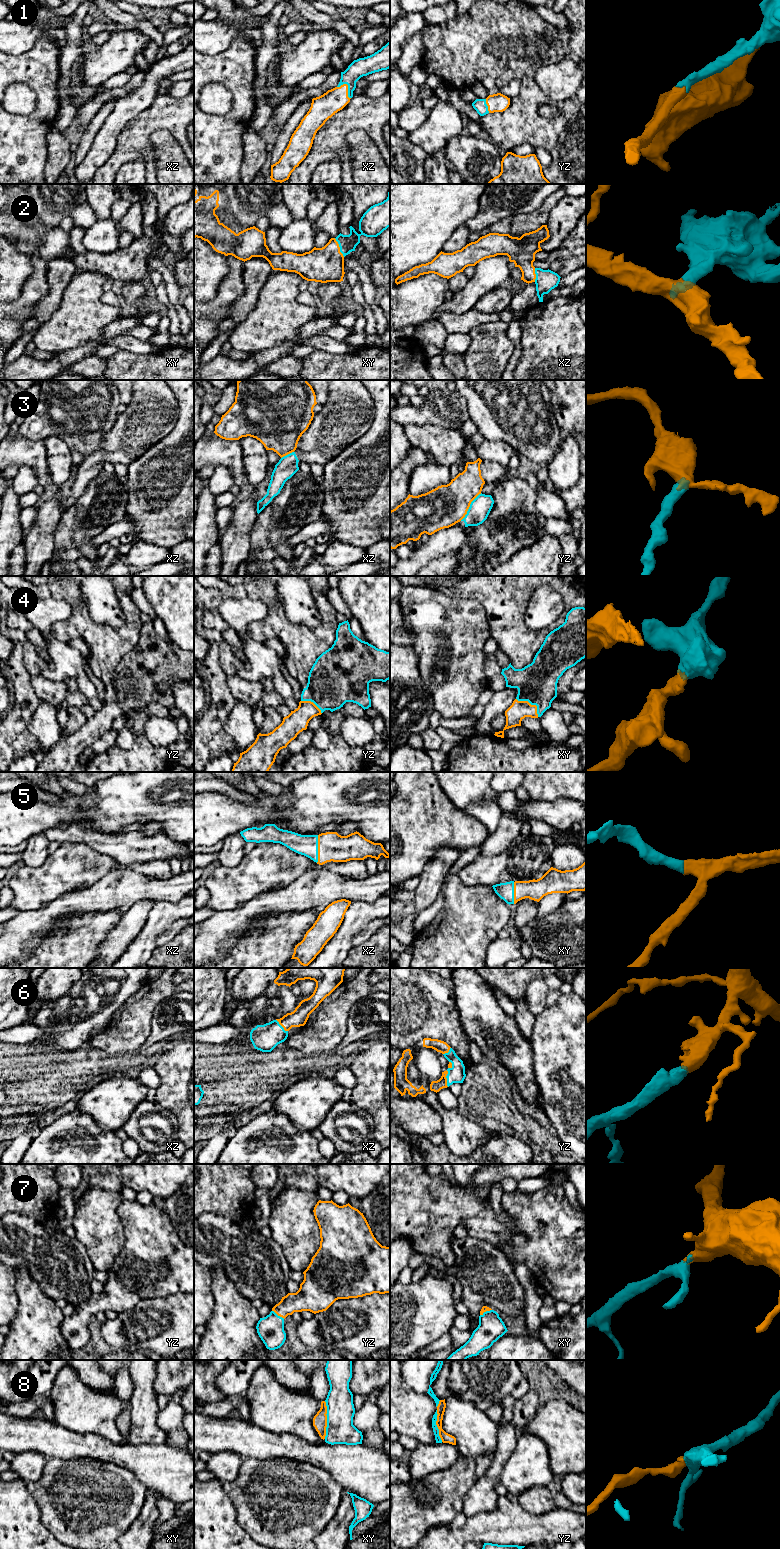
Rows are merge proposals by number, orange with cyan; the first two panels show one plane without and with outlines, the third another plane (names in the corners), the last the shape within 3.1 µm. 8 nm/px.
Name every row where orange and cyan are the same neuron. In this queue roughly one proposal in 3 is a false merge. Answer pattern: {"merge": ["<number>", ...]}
{"merge": ["1", "2", "4", "5", "6", "7"]}

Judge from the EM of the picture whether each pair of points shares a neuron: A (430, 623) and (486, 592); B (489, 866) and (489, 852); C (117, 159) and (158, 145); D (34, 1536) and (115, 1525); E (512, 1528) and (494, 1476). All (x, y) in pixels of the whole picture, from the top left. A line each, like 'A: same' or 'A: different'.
A: different
B: different
C: different
D: different
E: different

